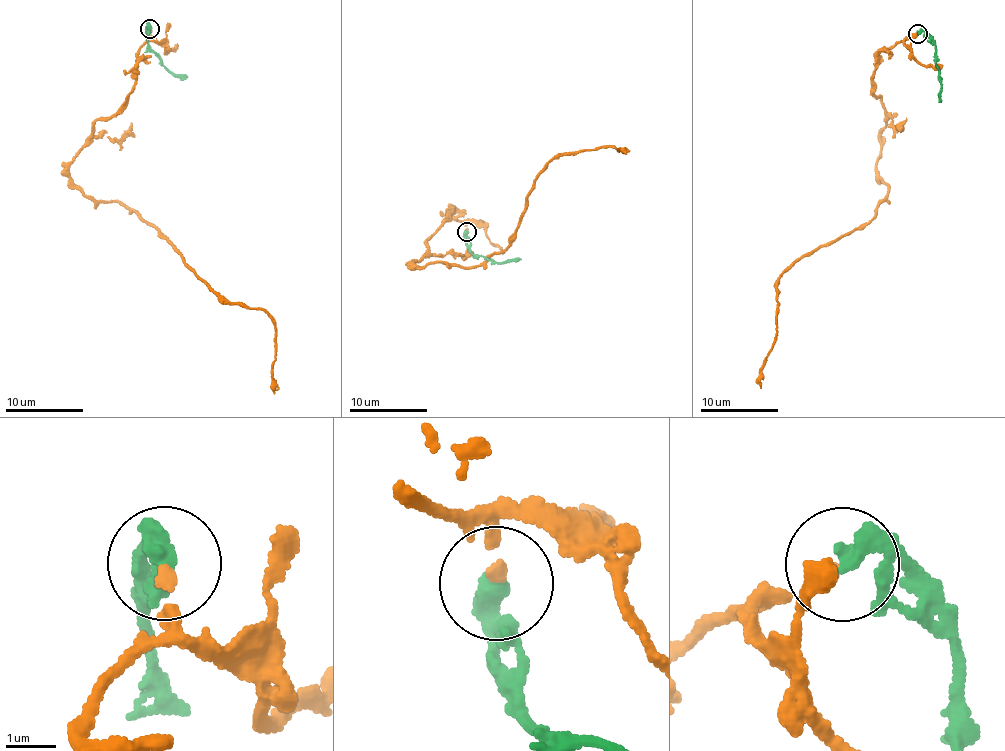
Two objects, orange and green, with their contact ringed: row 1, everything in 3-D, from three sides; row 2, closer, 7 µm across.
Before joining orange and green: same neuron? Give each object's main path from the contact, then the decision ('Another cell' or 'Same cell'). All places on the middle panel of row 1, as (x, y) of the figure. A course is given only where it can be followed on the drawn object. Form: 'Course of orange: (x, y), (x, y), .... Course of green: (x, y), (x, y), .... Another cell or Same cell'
Course of orange: (467, 230), (449, 207), (414, 263), (478, 265), (510, 245), (543, 167), (600, 148), (627, 154). Course of green: (467, 232), (475, 256), (497, 262), (521, 260). Same cell

